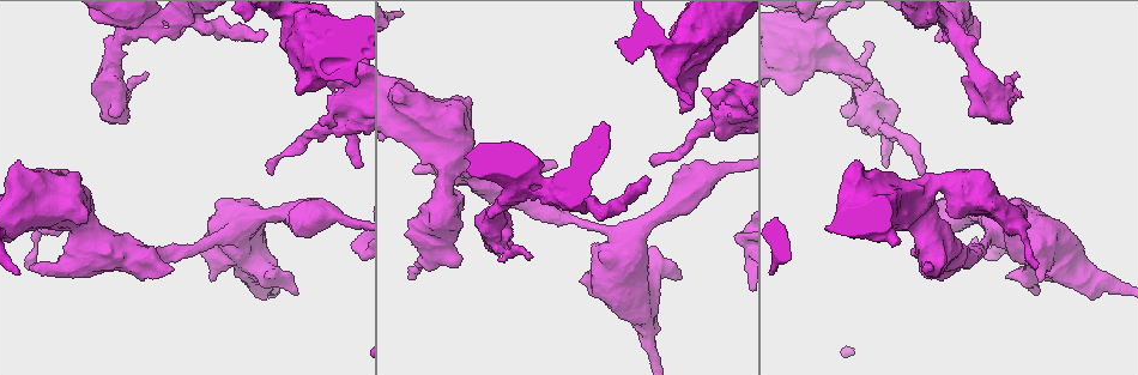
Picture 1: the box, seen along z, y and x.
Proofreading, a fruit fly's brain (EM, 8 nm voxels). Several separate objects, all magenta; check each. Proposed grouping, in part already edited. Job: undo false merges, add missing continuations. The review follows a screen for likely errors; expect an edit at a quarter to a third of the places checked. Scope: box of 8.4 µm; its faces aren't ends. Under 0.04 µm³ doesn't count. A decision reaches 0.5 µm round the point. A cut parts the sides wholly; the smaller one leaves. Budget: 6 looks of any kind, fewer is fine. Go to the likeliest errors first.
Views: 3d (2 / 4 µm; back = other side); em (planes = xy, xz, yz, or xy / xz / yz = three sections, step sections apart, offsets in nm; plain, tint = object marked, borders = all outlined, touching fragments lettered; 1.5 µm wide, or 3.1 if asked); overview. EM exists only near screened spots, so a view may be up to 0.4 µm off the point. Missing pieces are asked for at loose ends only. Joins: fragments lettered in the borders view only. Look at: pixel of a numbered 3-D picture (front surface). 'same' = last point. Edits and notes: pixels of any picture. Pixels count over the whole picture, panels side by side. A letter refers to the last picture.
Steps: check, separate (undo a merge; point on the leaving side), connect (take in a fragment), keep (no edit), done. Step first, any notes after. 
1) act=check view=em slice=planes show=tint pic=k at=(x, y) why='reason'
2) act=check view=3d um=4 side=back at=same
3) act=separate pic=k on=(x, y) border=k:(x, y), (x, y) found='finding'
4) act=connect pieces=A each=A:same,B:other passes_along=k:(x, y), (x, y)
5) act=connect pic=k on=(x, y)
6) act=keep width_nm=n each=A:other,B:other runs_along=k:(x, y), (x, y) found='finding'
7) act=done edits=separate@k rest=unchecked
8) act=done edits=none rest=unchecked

act=check view=3d um=4 pic=1 at=(647, 177) why='an open end'

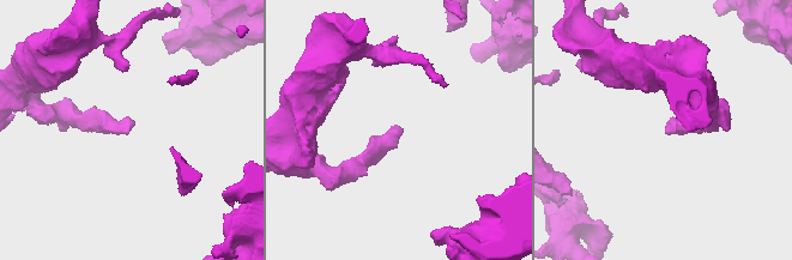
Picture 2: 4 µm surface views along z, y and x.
act=check view=em slice=planes show=borders pic=2 at=(129, 130)

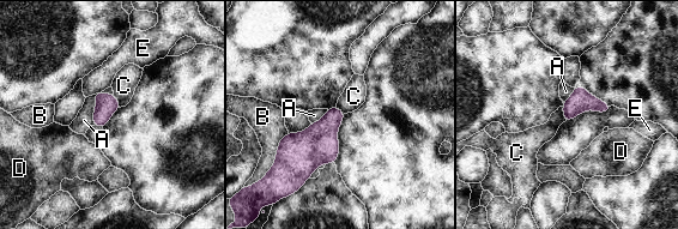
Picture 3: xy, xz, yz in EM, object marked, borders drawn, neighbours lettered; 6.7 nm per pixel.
act=keep width_nm=140 each=A:other,B:other,C:other,D:other,E:other border=3:(562, 107), (564, 121) found='none of them fits'

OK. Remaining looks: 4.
act=check view=em slice=xz step=4 show=borders pic=1 at=(29, 268) why='branch stops here'

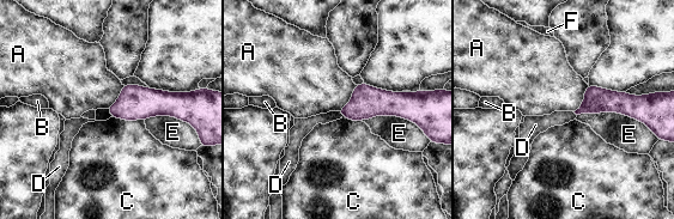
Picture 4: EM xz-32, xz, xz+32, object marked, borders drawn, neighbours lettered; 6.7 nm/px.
act=keep each=A:other,B:other,C:other,D:other,E:other,F:other border=4:(357, 85), (351, 99), (338, 110) found='none of them fits'

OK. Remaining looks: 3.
act=check view=3d um=4 pic=1 at=(408, 277) why='free end'

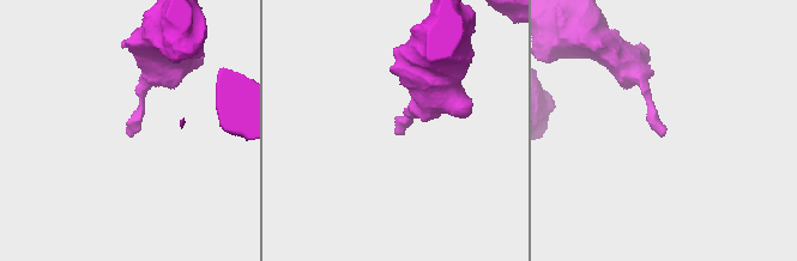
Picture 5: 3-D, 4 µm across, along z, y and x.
act=check view=em slice=planes show=borders pic=5 at=(127, 132)

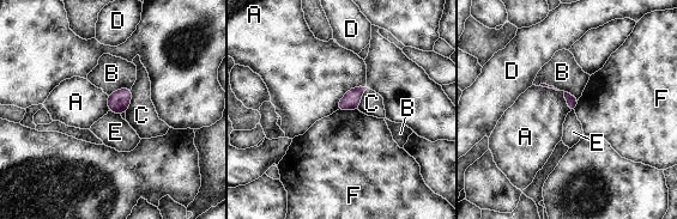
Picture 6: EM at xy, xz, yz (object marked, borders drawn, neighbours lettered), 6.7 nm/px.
act=keep each=A:other,B:other,C:other,D:other,E:other,F:other border=6:(366, 86), (351, 87), (337, 109) found='no lettered fragment goes on from it'

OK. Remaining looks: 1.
act=done edits=none rest=unchecked

